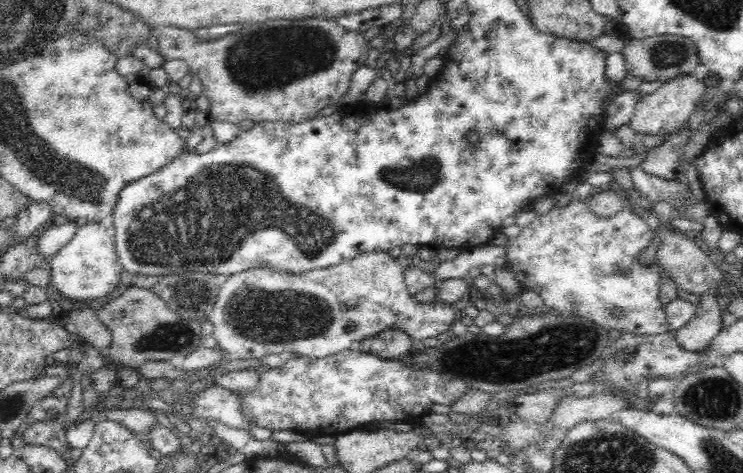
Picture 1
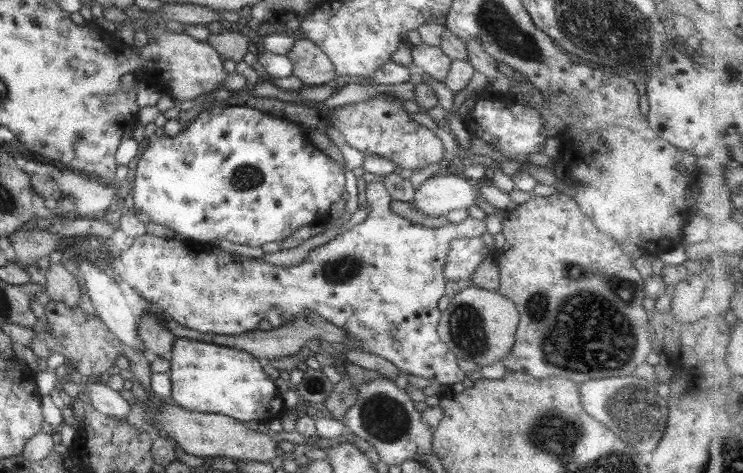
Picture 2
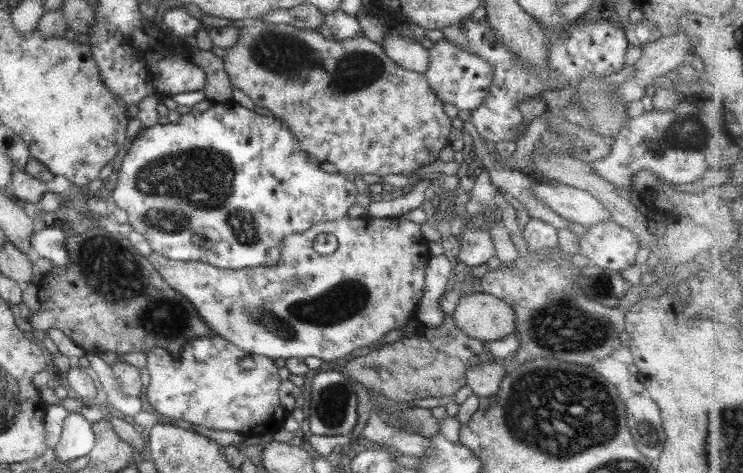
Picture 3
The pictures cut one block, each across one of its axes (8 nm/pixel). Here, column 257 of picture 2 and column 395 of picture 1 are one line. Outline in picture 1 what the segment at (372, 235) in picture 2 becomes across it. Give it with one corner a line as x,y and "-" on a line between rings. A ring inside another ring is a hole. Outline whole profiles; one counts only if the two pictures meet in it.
366,251
356,253
336,266
316,269
290,276
276,274
268,268
252,268
227,277
218,294
218,302
211,313
209,321
214,325
213,336
219,349
231,360
238,358
259,358
266,354
285,355
294,353
306,358
326,358
330,354
338,354
342,350
351,350
363,339
373,338
387,326
397,325
414,340
426,338
445,338
451,326
460,316
453,306
441,303
431,305
420,304
415,298
408,297
404,284
404,267
396,258
388,255
388,251

